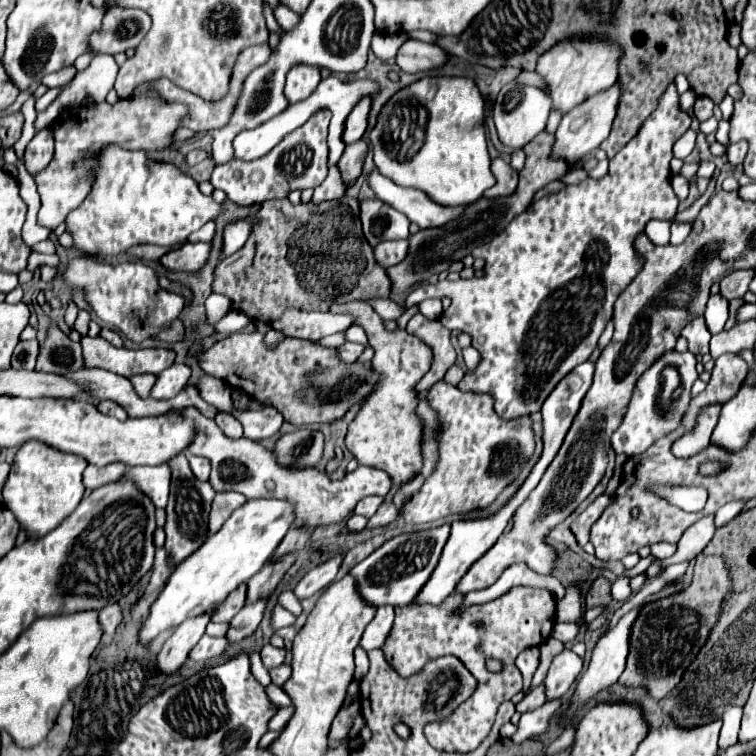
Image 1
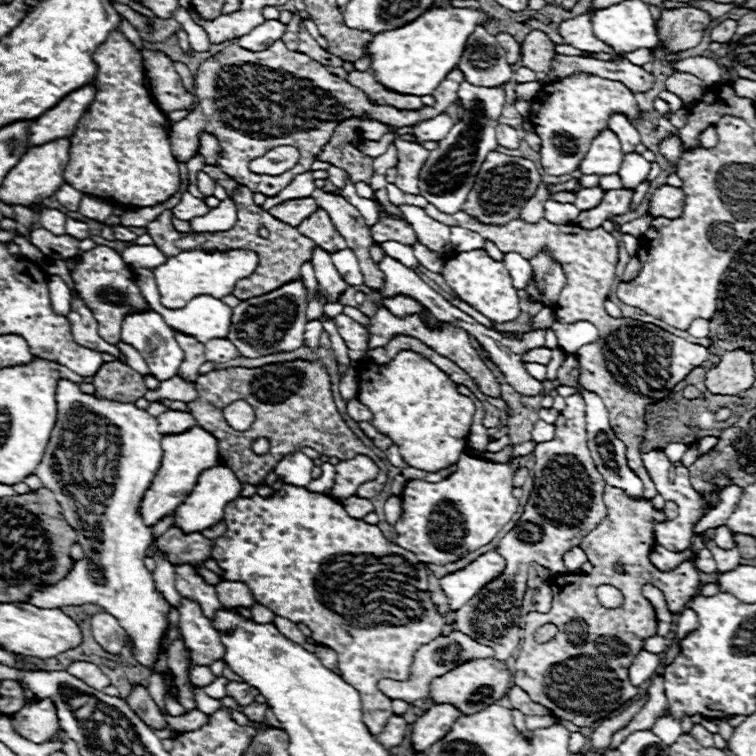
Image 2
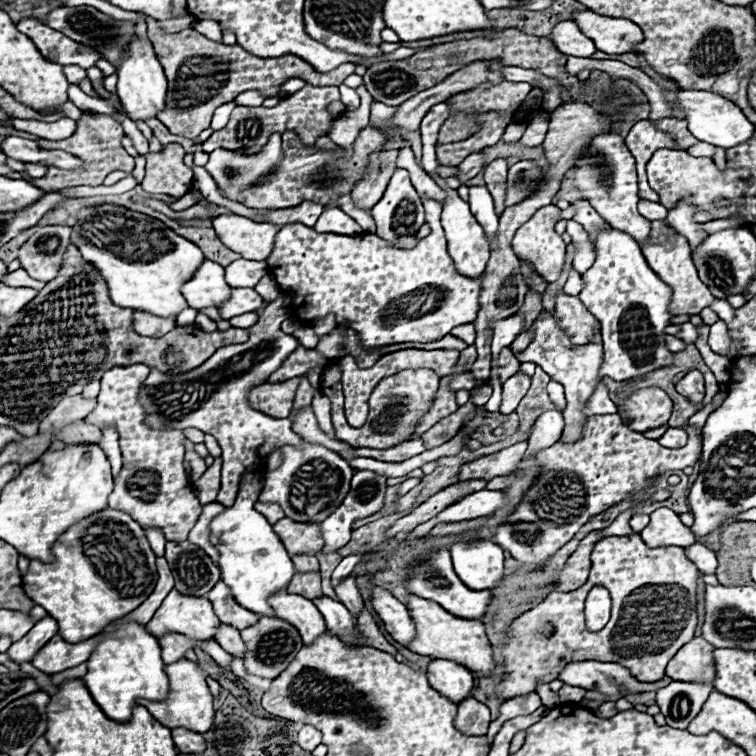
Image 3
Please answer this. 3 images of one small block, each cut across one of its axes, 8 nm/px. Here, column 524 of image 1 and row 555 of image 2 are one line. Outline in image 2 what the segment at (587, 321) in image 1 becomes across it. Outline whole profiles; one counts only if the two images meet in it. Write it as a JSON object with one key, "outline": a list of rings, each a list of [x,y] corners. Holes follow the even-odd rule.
{"outline":[[[284,484],[268,498],[258,494],[250,498],[240,496],[224,508],[224,524],[226,532],[212,540],[212,558],[224,572],[224,580],[244,582],[250,588],[254,602],[266,606],[276,616],[288,618],[294,624],[306,624],[312,630],[312,640],[332,648],[338,656],[340,676],[350,686],[356,686],[362,698],[364,724],[374,736],[380,734],[394,712],[392,700],[378,690],[378,680],[410,678],[416,650],[432,642],[446,622],[446,616],[436,614],[426,592],[428,576],[424,564],[418,562],[416,554],[410,550],[386,540],[378,526],[348,516],[338,500],[326,494],[310,492],[302,486]],[[336,626],[348,632],[352,638],[350,644],[340,644],[336,640]]]}

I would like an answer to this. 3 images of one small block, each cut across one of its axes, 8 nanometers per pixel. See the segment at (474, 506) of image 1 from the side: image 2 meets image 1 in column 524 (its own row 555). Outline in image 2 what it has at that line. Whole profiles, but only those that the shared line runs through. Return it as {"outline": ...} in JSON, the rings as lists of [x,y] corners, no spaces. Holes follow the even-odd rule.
{"outline":[[[462,454],[458,470],[440,482],[408,480],[400,496],[404,514],[394,526],[394,542],[412,550],[420,562],[434,564],[454,562],[462,554],[488,544],[516,514],[518,500],[512,496],[512,476],[526,462],[526,456],[500,464]]]}

